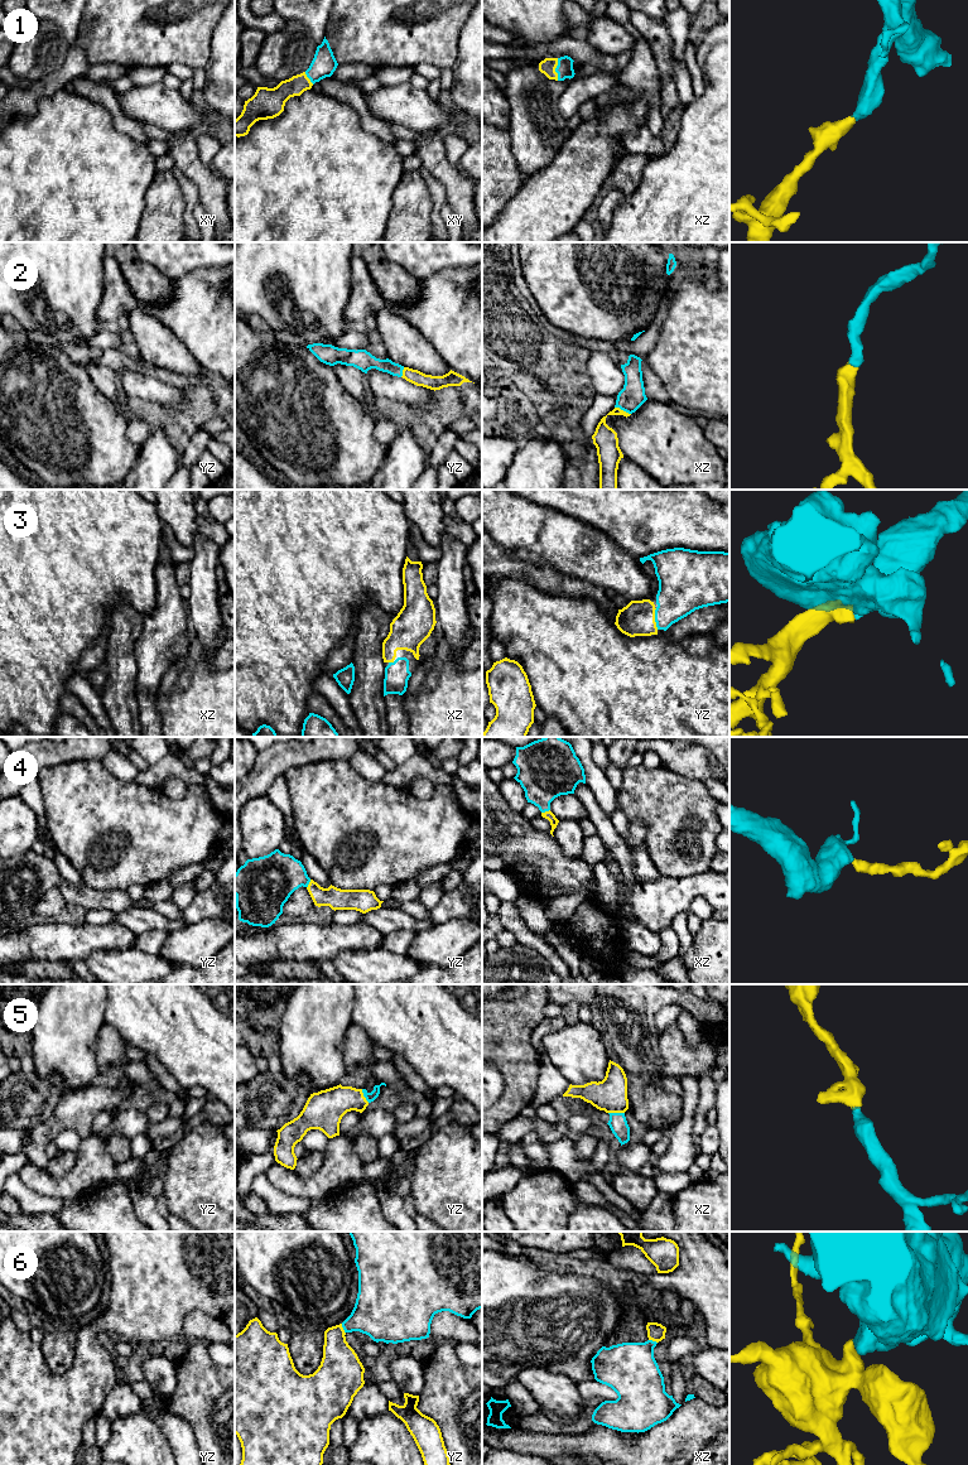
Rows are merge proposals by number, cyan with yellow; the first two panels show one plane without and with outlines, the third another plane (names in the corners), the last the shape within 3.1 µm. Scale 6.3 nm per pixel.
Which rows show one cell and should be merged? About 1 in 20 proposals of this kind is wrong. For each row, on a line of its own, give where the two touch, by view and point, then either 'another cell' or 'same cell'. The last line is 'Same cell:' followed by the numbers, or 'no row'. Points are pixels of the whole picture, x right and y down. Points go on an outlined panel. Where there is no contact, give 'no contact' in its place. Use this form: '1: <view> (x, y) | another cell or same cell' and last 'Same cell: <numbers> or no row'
1: xz (555, 70) | same cell
2: xz (622, 409) | same cell
3: yz (655, 618) | same cell
4: xz (545, 810) | same cell
5: xz (616, 1113) | same cell
6: yz (343, 1329) | same cell
Same cell: 1, 2, 3, 4, 5, 6

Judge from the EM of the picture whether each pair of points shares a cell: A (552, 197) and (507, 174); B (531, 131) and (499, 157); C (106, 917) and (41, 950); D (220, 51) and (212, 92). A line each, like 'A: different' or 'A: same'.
A: different
B: different
C: different
D: same

